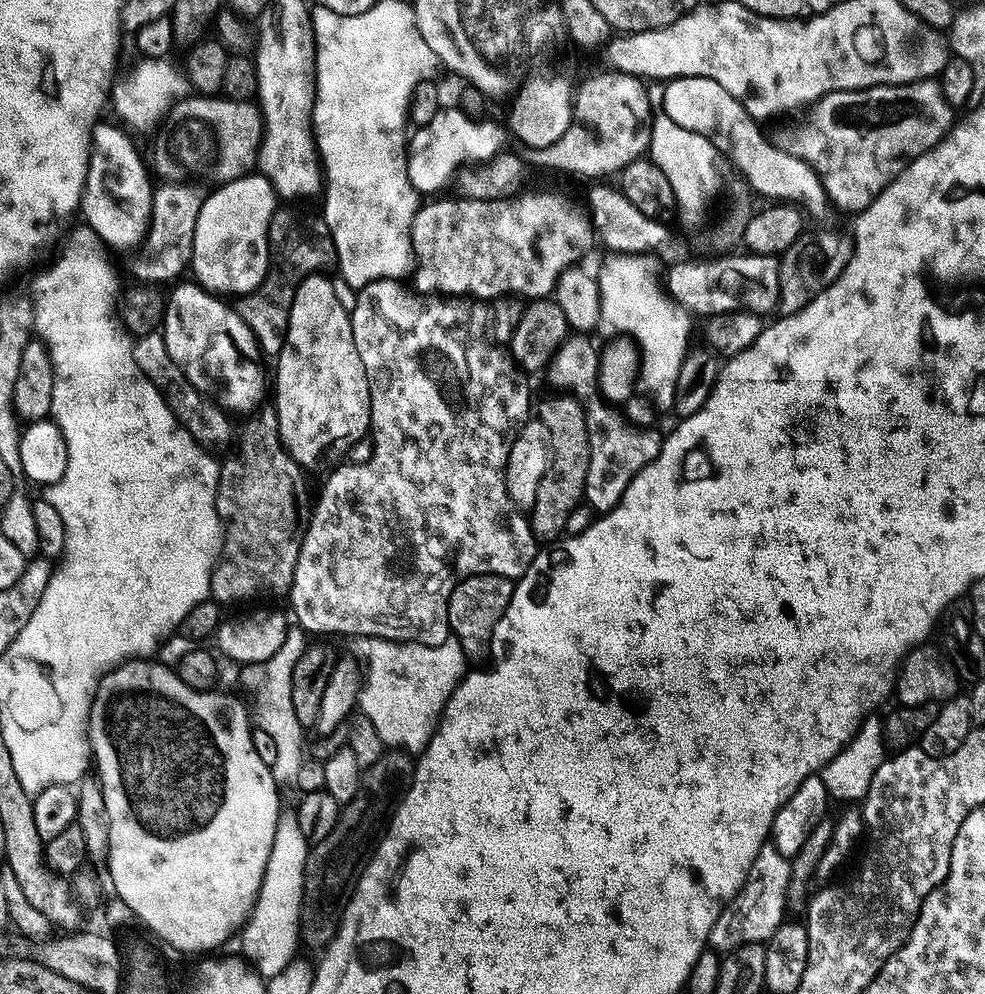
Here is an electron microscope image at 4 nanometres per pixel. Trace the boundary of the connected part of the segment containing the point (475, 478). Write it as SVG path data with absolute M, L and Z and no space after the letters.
M396 278L387 280L376 280L370 282L360 291L355 293L356 305L351 305L350 315L352 317L352 329L354 330L354 346L358 346L358 354L362 358L362 366L366 366L369 373L374 374L375 378L369 379L368 385L372 391L372 426L370 432L370 440L376 443L376 449L372 452L372 457L365 464L346 464L341 463L339 466L333 467L333 472L329 474L328 481L324 484L324 489L320 492L320 501L315 501L314 507L310 512L310 519L304 529L304 541L302 542L302 550L298 554L298 566L294 574L294 582L290 593L290 601L292 600L291 615L296 615L295 623L303 628L305 633L312 632L341 632L344 636L359 636L365 638L367 636L378 636L382 639L391 640L393 642L408 641L410 643L422 643L426 646L440 646L450 637L450 629L448 627L448 599L454 590L454 586L460 580L466 579L468 576L477 576L478 574L494 574L495 576L507 576L509 578L519 578L524 575L524 571L532 564L532 559L536 557L538 551L538 541L532 535L532 526L529 517L525 515L521 509L516 507L516 503L509 499L505 493L499 492L504 484L504 473L501 471L508 461L508 455L504 452L504 447L509 444L508 440L503 440L501 436L496 436L496 428L484 428L484 424L480 424L480 420L484 420L484 416L476 416L476 404L480 404L480 400L468 400L468 408L464 408L464 396L460 396L460 400L456 400L456 368L460 368L460 376L464 376L464 356L460 353L460 348L456 348L456 340L452 340L452 336L448 336L448 315L454 310L452 304L447 304L447 299L437 298L432 294L416 294L420 296L408 296L408 292L403 288L401 281Z

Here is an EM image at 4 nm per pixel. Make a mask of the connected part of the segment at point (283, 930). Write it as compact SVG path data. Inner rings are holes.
M282 818L276 823L274 842L270 850L270 858L266 862L266 870L262 878L260 893L256 895L256 904L252 907L252 914L244 921L244 927L239 933L240 948L243 959L247 960L261 977L267 978L274 974L282 974L286 966L297 955L296 944L301 943L300 938L300 907L304 904L304 867L308 861L310 845L308 839L302 834L302 826L294 820Z

